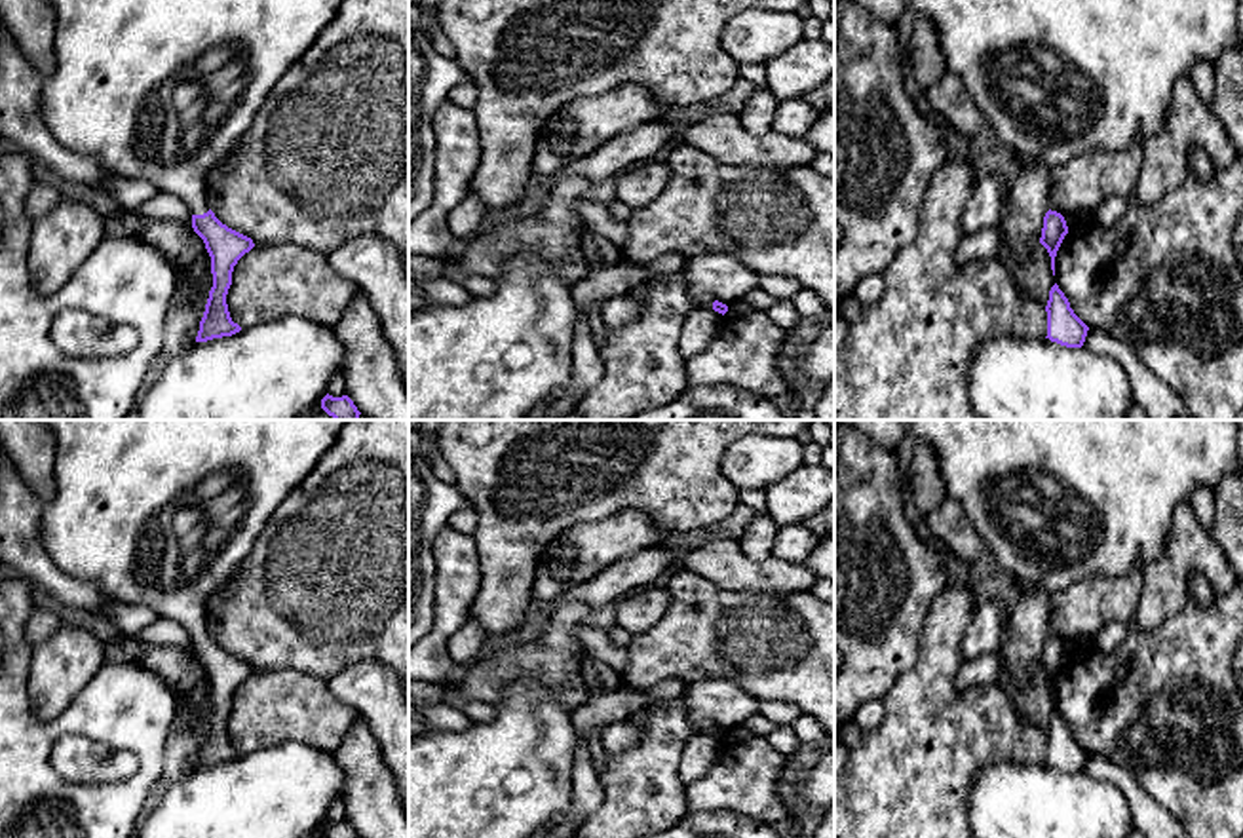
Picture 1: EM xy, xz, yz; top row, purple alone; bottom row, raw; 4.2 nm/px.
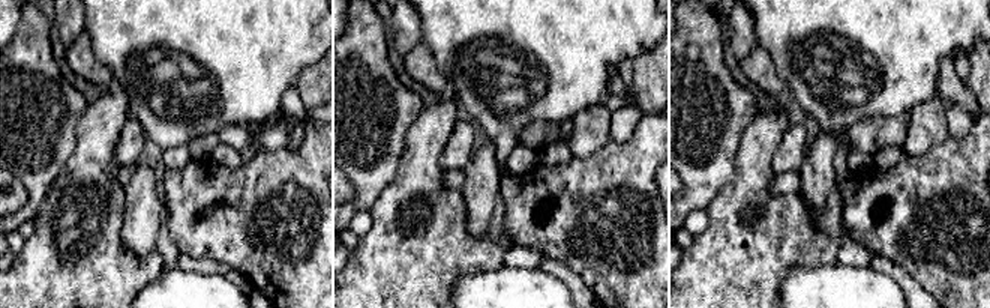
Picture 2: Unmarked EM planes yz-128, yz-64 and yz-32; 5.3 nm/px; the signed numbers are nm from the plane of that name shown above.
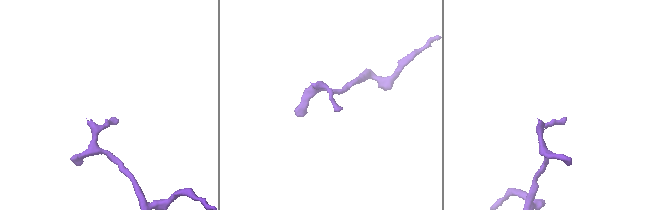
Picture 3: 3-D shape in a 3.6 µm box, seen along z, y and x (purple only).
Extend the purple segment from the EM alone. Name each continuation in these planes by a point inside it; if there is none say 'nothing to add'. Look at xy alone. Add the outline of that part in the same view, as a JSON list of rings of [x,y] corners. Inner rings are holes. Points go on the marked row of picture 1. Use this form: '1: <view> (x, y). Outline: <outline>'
1: xy (158, 90). Outline: [[[42,0],[53,13],[51,70],[42,78],[38,110],[55,141],[74,154],[103,163],[116,179],[143,179],[158,192],[181,198],[192,215],[209,211],[207,173],[253,125],[270,91],[293,63],[316,42],[344,0]]]

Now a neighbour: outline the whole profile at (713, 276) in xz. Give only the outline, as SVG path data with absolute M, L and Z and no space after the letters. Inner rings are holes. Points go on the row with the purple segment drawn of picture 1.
M728 253L690 258L682 274L696 308L713 308L715 300L730 306L758 287L758 276Z

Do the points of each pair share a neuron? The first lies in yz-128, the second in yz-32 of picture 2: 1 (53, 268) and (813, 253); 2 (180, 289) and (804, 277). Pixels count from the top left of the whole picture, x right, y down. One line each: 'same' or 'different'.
1: same
2: same

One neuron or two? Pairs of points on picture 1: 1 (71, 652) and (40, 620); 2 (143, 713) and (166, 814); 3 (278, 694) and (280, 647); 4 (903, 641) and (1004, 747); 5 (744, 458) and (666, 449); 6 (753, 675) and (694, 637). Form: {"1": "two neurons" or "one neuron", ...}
{"1": "two neurons", "2": "two neurons", "3": "two neurons", "4": "two neurons", "5": "two neurons", "6": "one neuron"}

